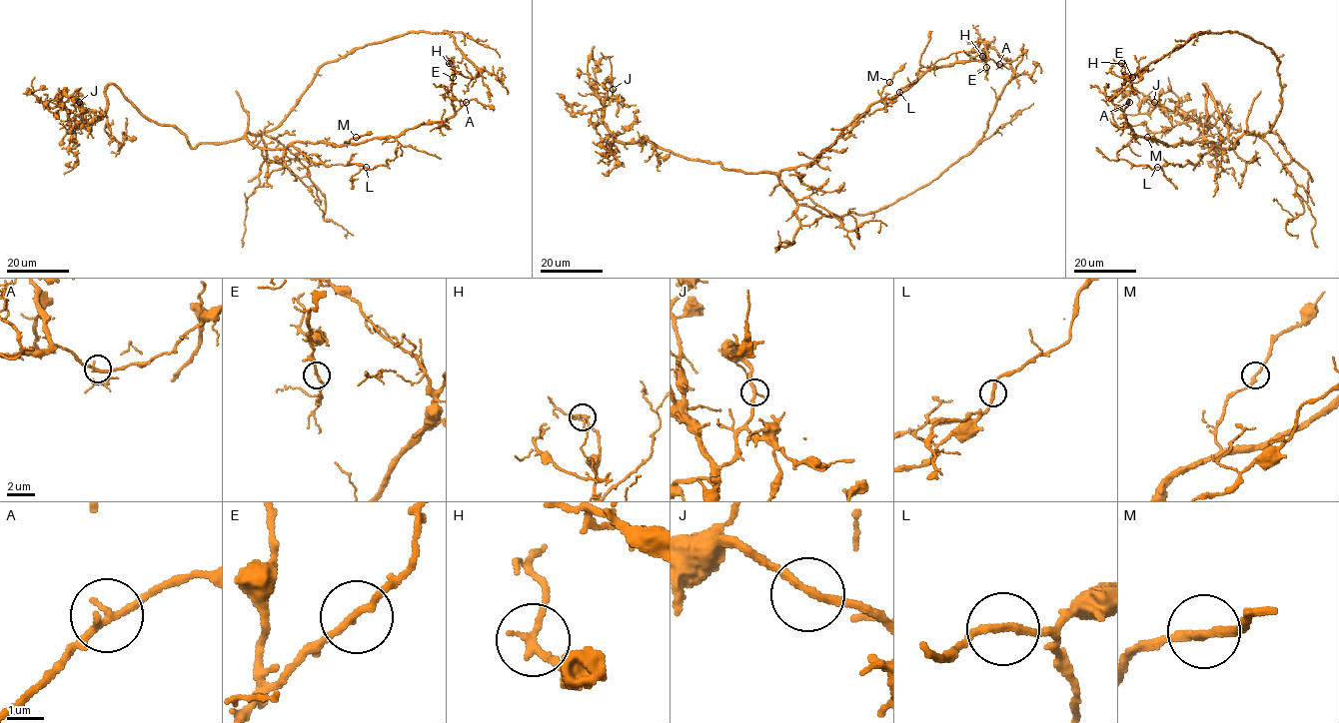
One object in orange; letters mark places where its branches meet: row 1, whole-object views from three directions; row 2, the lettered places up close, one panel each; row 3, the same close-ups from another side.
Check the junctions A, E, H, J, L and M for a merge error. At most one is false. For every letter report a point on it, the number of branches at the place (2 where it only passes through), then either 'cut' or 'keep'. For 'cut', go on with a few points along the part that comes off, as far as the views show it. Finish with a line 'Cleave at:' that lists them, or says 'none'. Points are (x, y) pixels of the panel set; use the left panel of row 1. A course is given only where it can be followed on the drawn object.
A: at (466, 102); 2 branches meet; keep
E: at (453, 77); 2 branches meet; keep
H: at (449, 63); 2 branches meet; keep
J: at (79, 102); 2 branches meet; keep
L: at (366, 167); 2 branches meet; keep
M: at (356, 137); 2 branches meet; keep
Cleave at: none

